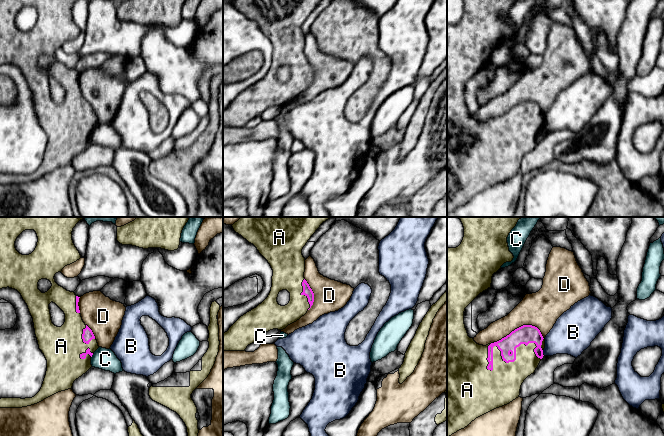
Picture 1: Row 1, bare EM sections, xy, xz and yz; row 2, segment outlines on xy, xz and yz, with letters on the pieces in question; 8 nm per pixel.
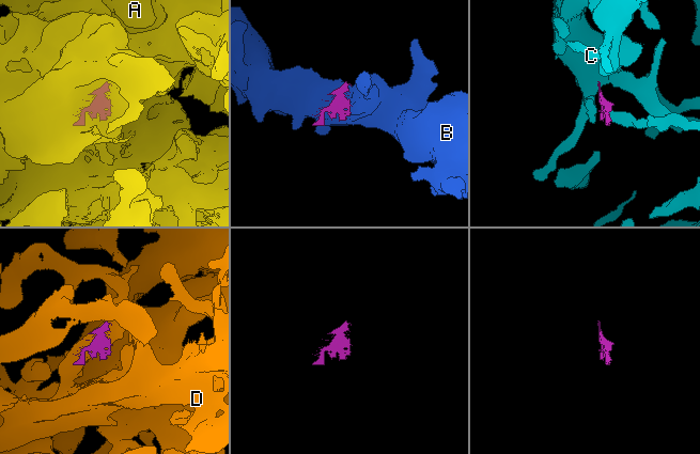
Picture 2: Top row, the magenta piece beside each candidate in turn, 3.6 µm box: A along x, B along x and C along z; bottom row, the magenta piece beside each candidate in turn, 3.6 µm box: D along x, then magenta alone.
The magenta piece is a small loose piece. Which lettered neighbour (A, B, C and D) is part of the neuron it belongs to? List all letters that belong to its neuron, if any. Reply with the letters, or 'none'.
A

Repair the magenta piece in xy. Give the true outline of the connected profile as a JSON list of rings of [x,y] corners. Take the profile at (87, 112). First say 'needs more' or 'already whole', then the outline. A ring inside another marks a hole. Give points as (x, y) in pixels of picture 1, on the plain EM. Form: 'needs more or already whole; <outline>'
needs more; [[[0,0],[0,65],[9,63],[21,70],[33,94],[39,125],[47,136],[47,147],[40,167],[32,174],[1,174],[0,184],[31,182],[58,168],[72,165],[74,157],[92,143],[91,133],[99,122],[92,106],[82,96],[78,82],[80,73],[76,72],[74,68],[67,67],[59,62],[54,55],[55,50],[61,48],[65,42],[81,34],[72,16],[72,7],[75,2],[76,0]],[[25,6],[34,6],[38,13],[37,22],[29,31],[20,30],[15,24],[17,13]],[[41,55],[47,55],[52,60],[51,64],[45,69],[38,65],[38,58]],[[51,78],[55,79],[65,90],[65,98],[61,103],[57,103],[52,99],[49,85]]]

